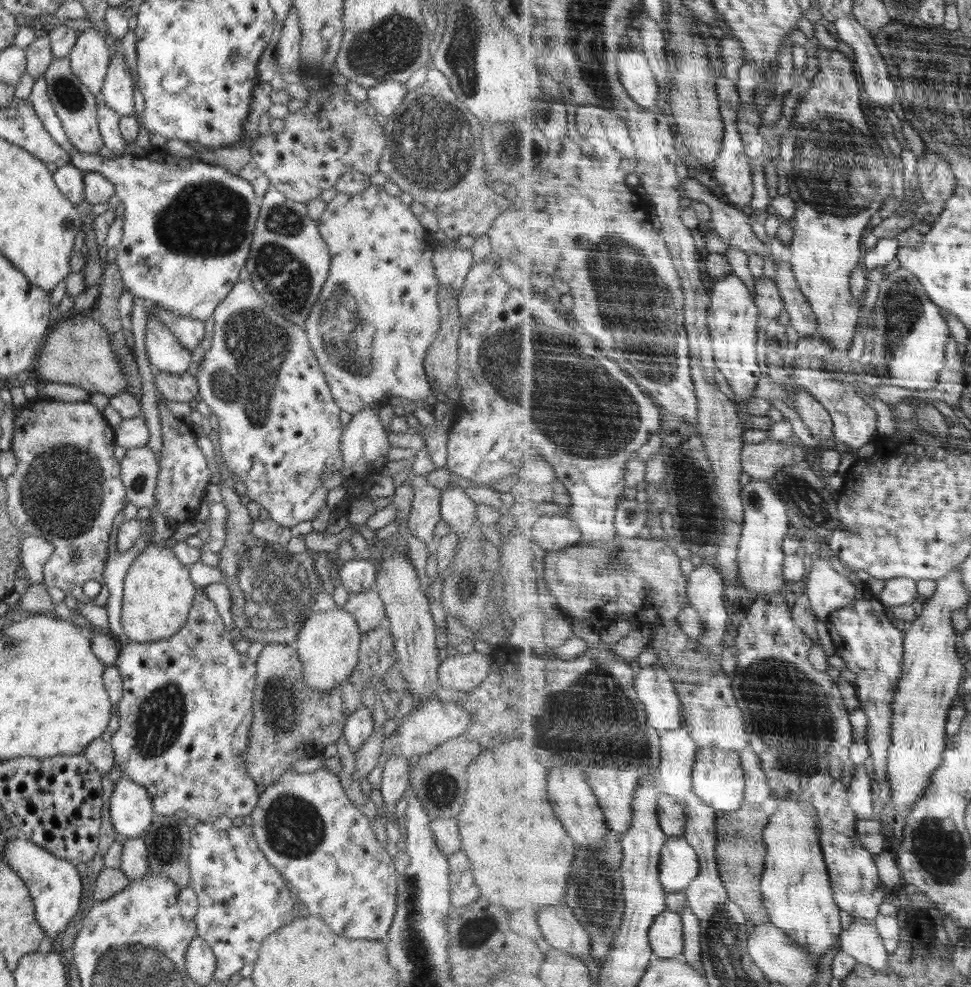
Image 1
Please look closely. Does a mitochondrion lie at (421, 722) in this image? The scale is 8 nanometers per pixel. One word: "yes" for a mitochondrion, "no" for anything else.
no

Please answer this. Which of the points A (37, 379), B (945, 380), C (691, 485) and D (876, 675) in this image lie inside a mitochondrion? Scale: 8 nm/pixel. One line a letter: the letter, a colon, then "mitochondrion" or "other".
A: other
B: other
C: mitochondrion
D: mitochondrion

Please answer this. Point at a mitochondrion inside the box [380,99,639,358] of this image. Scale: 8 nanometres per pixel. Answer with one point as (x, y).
(503, 150)

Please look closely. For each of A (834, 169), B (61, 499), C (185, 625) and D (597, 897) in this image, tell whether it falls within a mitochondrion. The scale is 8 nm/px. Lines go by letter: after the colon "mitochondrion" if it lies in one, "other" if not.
A: mitochondrion
B: mitochondrion
C: other
D: mitochondrion

